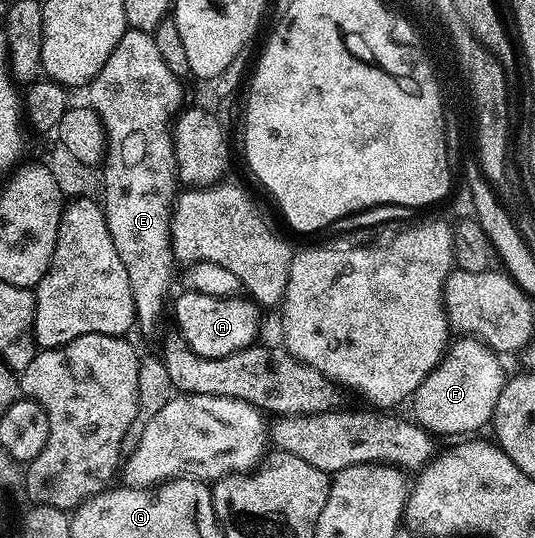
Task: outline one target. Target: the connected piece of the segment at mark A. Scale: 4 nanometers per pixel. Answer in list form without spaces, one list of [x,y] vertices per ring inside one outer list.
[[[182,290],[182,295],[172,300],[171,315],[177,318],[176,330],[187,346],[199,353],[199,357],[222,359],[231,353],[241,351],[245,347],[254,346],[258,342],[257,326],[261,323],[262,312],[258,304],[248,297],[220,299],[207,293]]]

